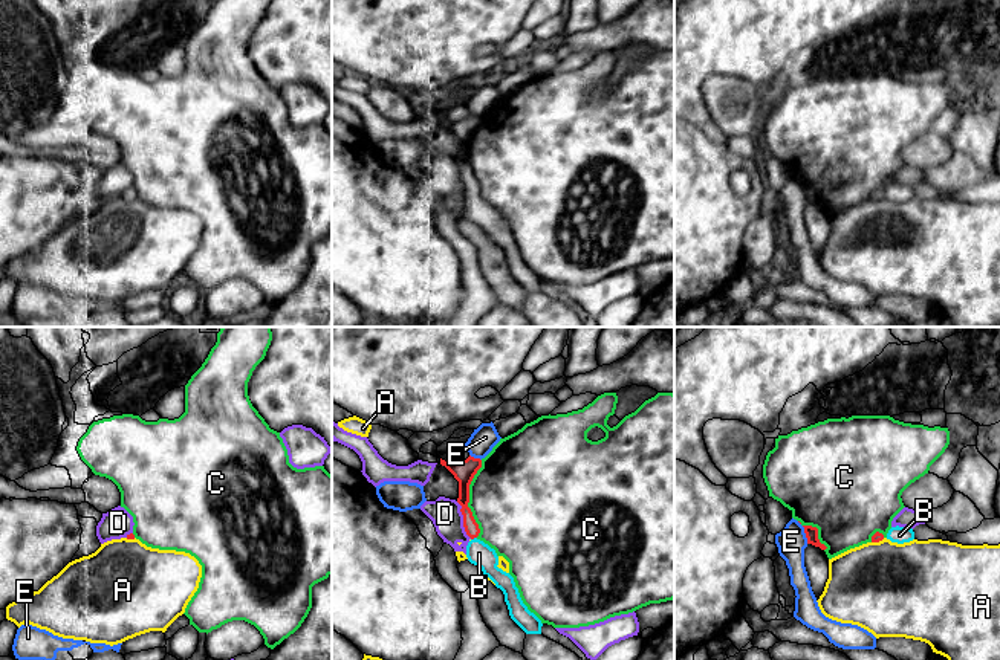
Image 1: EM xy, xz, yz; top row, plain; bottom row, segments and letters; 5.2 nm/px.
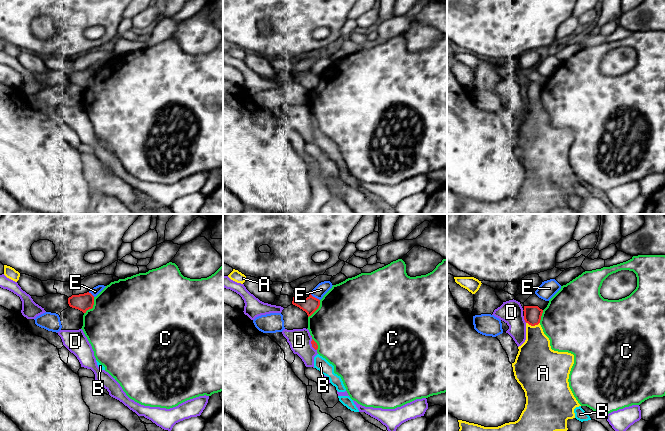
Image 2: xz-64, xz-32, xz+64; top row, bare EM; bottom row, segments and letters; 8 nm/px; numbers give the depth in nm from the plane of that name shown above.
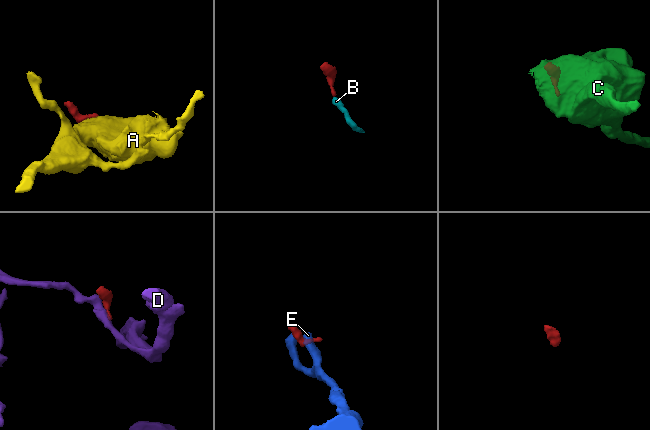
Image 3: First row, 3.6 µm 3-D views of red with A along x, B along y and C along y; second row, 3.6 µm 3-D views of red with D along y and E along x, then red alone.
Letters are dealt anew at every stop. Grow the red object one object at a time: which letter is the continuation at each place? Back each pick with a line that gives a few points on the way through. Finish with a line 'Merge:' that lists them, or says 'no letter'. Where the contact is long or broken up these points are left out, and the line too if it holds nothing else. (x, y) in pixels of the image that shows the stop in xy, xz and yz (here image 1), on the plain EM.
B: Path across: xz (471, 185), (473, 196), (479, 211)
Merge: B

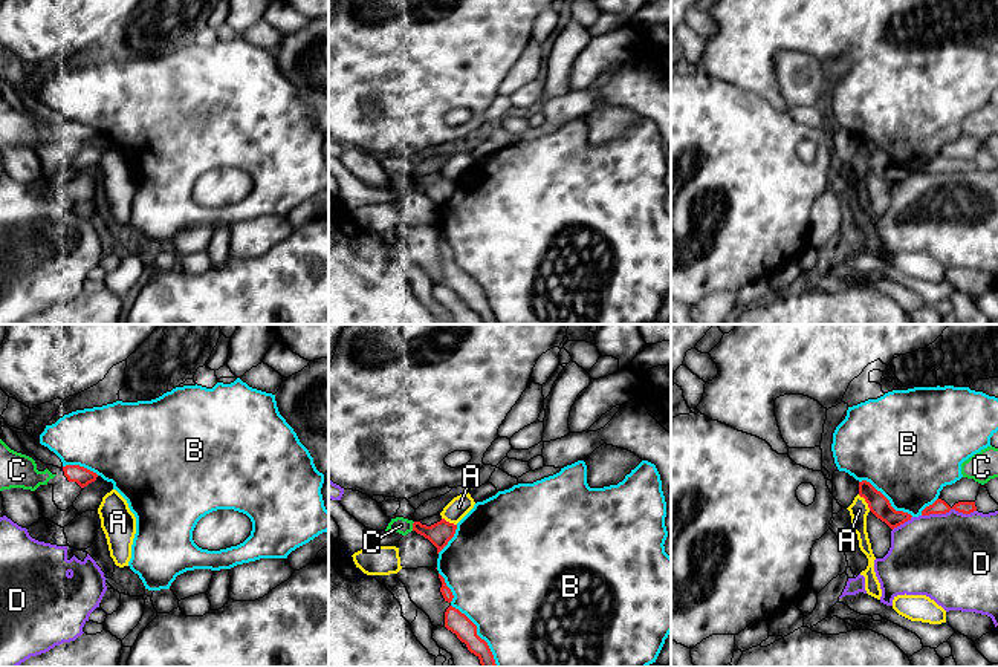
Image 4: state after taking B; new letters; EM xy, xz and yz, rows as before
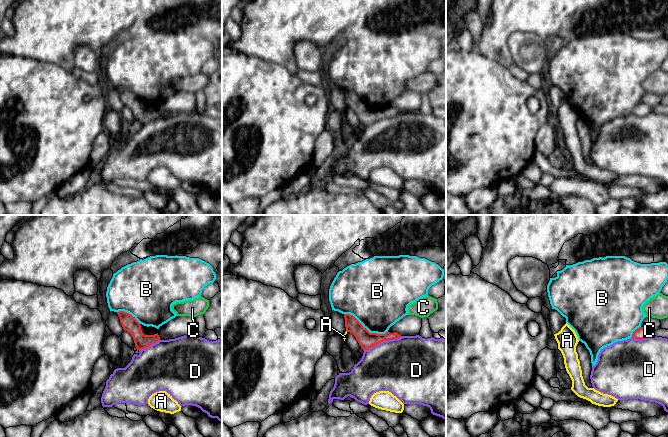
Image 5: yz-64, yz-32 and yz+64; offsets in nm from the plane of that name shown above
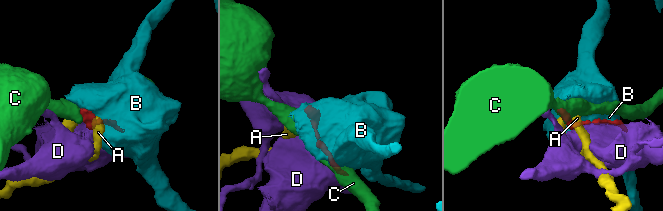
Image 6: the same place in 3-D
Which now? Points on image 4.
Merge: no letter

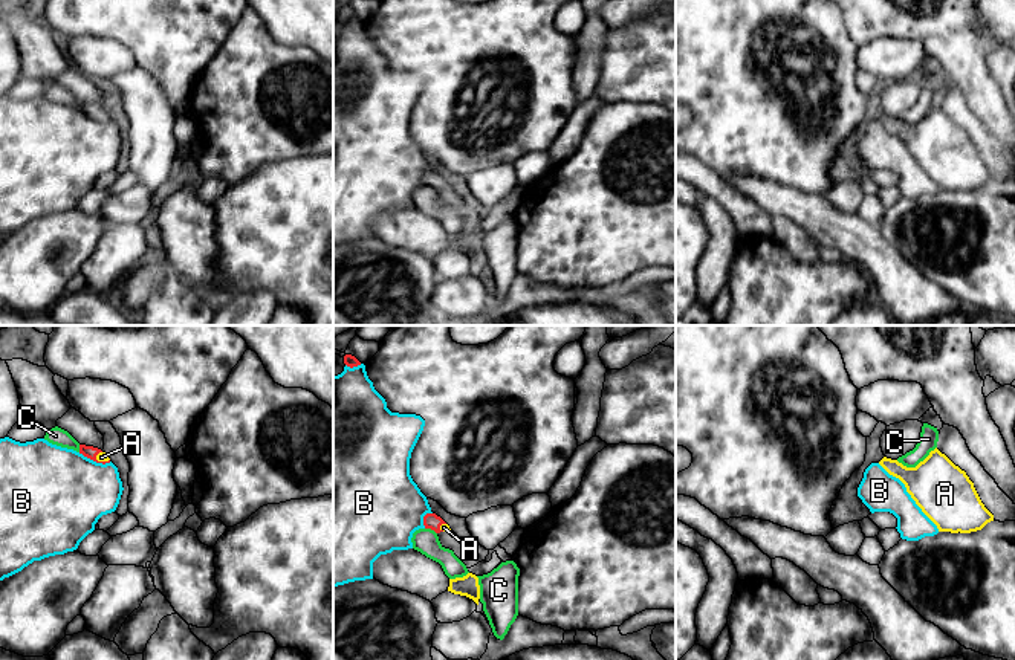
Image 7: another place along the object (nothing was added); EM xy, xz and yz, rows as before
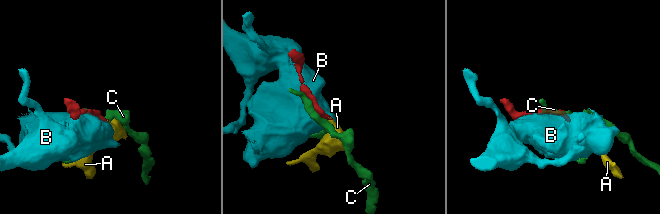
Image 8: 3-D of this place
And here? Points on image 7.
A: Path across: xy (90, 110), (101, 119), (101, 115)
Merge: A

